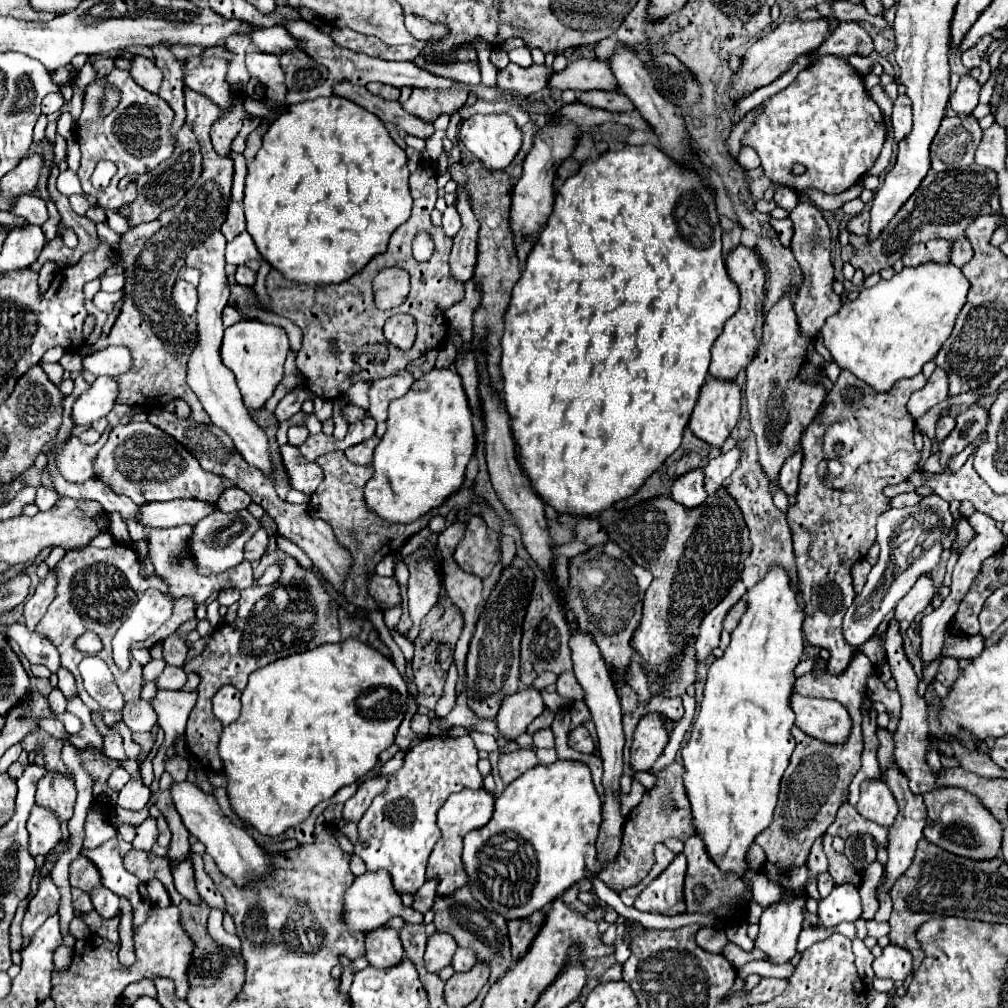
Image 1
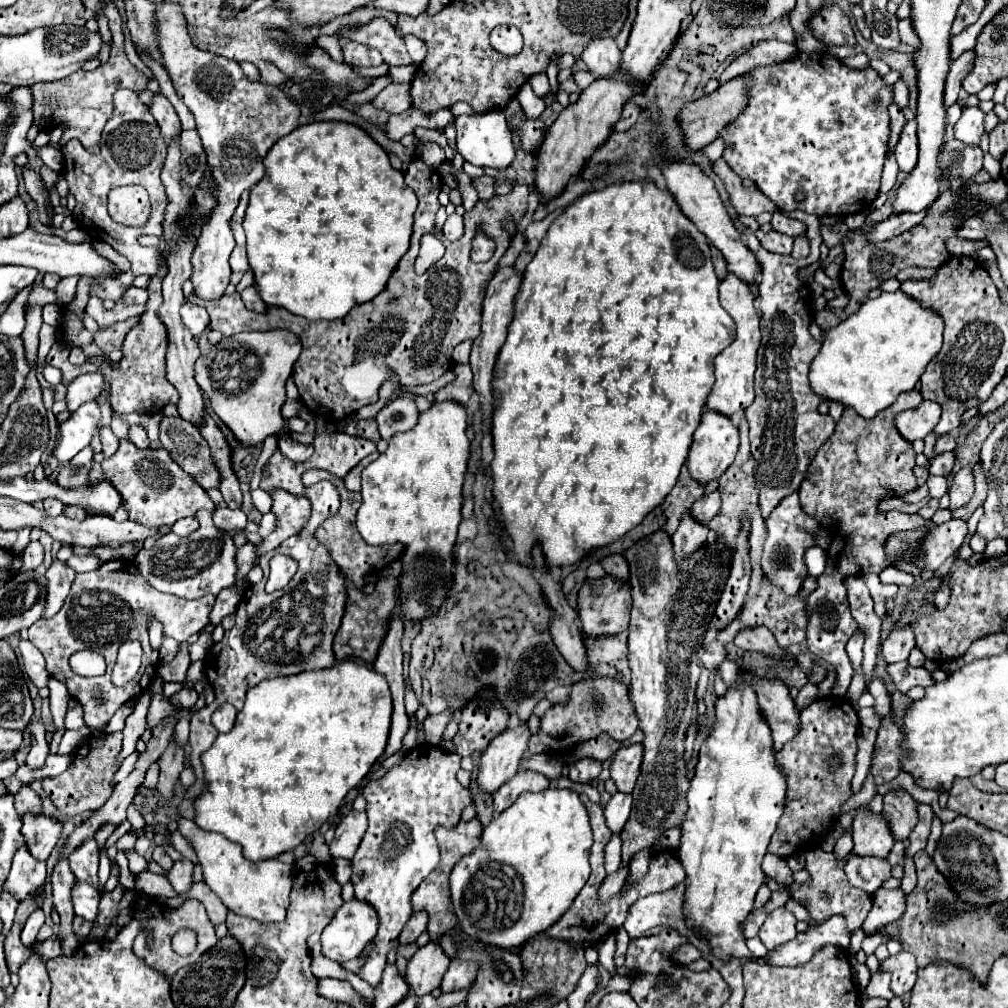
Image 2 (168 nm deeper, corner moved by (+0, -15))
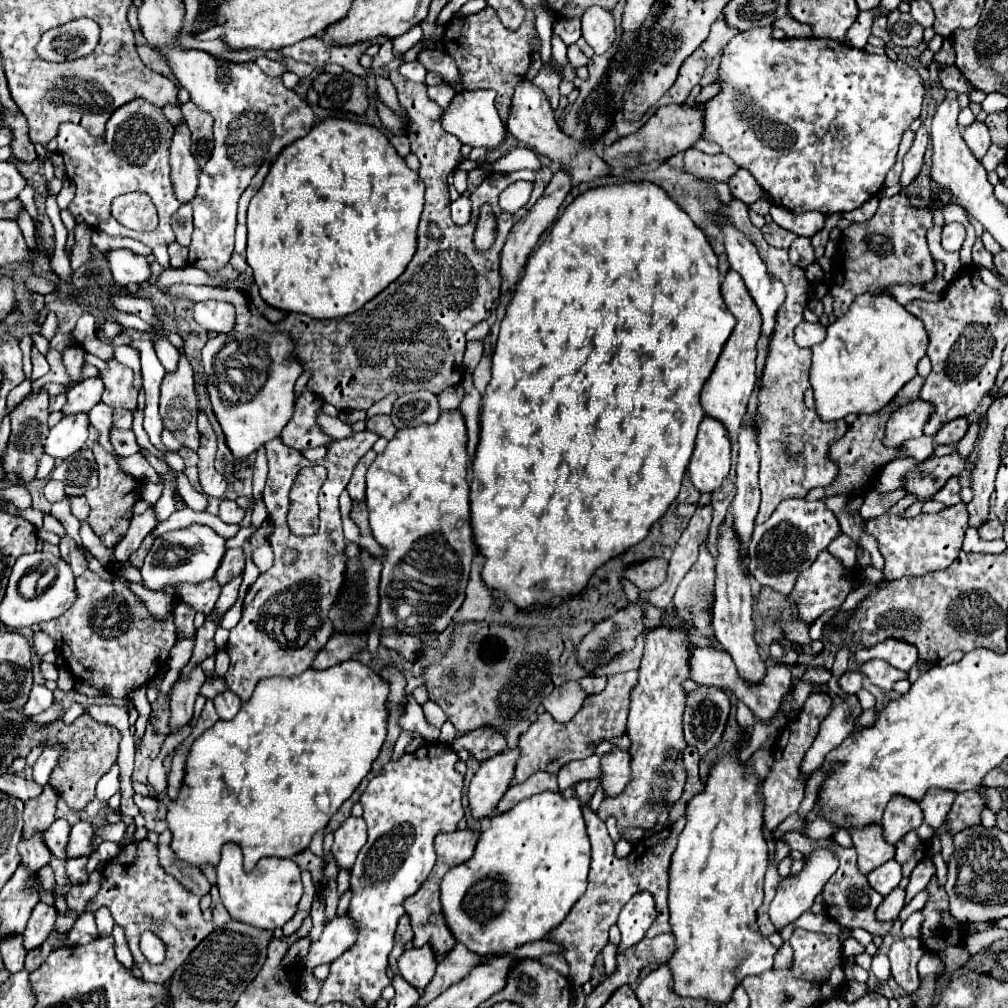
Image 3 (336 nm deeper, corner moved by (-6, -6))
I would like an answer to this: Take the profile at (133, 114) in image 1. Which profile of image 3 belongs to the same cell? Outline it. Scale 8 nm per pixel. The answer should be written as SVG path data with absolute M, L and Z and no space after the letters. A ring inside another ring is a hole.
M135 98L135 102L127 102L111 114L107 122L107 132L103 140L95 140L87 130L79 124L63 124L57 132L59 154L65 160L67 178L77 186L77 194L69 204L73 216L81 216L93 230L107 232L109 236L129 236L151 248L155 260L169 268L167 246L175 240L169 218L179 208L179 200L171 190L171 168L169 168L169 142L173 136L173 126L163 116L161 108L145 102L143 98ZM127 192L147 192L157 206L159 212L159 228L153 232L135 232L117 224L111 214L111 200L119 194Z

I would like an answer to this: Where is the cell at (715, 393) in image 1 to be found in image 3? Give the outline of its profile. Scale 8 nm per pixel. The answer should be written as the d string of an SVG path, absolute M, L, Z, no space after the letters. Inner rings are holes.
M703 418L697 444L689 462L689 476L699 492L713 492L723 484L731 470L731 440L715 418Z

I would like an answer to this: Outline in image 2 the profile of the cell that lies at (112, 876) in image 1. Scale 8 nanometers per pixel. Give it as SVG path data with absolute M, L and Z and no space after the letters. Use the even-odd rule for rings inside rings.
M85 839L75 851L69 853L71 871L77 879L93 883L97 887L97 867L99 867L99 849L95 839Z

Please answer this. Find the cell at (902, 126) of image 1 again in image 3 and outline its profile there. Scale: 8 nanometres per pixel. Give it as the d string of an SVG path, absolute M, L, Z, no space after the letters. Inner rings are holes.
M921 126L915 134L915 142L913 146L909 148L909 152L905 154L903 158L903 172L901 172L901 186L907 186L921 170L923 166L923 154L925 154L925 148L927 148L927 142L929 142L929 132L925 126Z

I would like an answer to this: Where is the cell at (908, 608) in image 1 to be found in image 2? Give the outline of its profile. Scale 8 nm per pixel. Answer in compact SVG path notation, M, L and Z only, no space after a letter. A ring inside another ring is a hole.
M909 627L895 629L889 633L889 637L881 643L881 657L885 663L897 663L907 661L911 649L915 647L915 637Z

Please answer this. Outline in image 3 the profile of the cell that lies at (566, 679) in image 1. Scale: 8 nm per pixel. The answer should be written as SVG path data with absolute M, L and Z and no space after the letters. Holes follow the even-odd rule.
M625 672L625 674L613 674L607 678L607 688L601 694L587 696L587 702L583 702L581 710L575 714L573 720L561 724L551 718L551 714L541 714L527 732L521 734L519 738L519 748L521 756L517 760L515 768L515 780L513 782L523 782L527 780L535 770L545 770L555 774L563 764L571 760L581 760L593 754L589 750L591 742L605 740L611 736L621 736L627 730L627 712L629 712L629 692L637 682L637 672Z

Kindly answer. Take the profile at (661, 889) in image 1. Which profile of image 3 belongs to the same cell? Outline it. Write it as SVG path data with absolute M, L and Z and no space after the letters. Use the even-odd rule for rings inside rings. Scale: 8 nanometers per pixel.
M639 892L635 894L621 910L617 926L621 930L621 944L617 948L617 952L635 946L643 940L647 928L655 922L657 918L657 910L655 910L655 898L651 898L651 894L647 892Z

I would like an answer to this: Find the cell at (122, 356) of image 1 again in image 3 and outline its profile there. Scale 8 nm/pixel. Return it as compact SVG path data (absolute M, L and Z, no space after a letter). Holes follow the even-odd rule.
M85 378L67 392L67 404L61 408L65 414L77 414L77 412L89 412L103 394L103 380L97 378Z

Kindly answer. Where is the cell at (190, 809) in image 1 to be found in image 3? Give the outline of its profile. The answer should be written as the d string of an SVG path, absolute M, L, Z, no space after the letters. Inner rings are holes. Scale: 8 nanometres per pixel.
M227 842L227 846L223 846L215 872L223 906L235 920L253 924L255 928L275 930L283 926L295 914L297 902L303 894L299 866L291 858L261 858L251 872L245 872L243 854L235 842Z

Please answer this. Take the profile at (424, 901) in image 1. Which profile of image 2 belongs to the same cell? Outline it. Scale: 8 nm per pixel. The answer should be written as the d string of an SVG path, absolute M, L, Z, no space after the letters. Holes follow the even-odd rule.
M423 911L413 913L399 935L399 943L415 943L415 939L425 931L425 923L427 923L427 915Z

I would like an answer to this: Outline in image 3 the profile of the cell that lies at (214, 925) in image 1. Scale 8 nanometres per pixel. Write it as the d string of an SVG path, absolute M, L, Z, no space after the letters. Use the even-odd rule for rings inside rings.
M149 840L131 842L121 848L121 852L105 864L101 890L87 904L87 910L97 910L99 906L107 906L117 924L125 928L125 936L129 942L129 950L139 964L143 978L149 982L165 984L171 974L187 960L191 950L215 930L213 922L203 920L203 912L199 906L199 896L189 892L183 884L179 884L171 874L167 874L157 860L157 848ZM143 930L153 930L167 946L167 958L163 964L153 966L143 952L139 950L139 936Z

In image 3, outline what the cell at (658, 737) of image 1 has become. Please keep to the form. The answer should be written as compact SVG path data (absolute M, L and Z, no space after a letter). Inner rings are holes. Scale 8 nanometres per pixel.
M615 746L609 754L601 758L603 778L601 786L609 796L617 796L625 790L627 782L631 782L631 754L629 750L621 750Z

